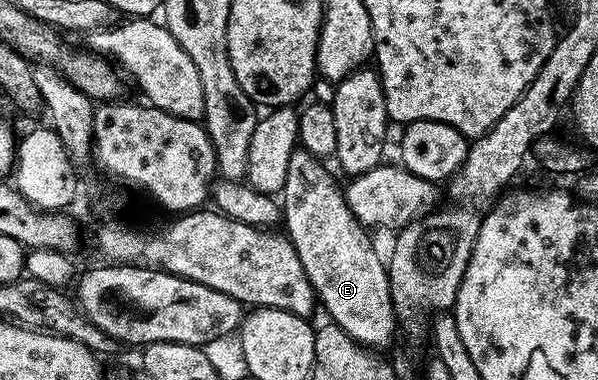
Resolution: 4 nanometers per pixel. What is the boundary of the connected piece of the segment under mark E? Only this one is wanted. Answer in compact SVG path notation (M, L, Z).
M297 147L290 155L290 167L286 167L286 183L282 190L282 226L288 242L294 247L298 259L302 263L302 271L306 271L306 279L316 292L316 300L329 313L331 324L336 325L350 339L359 345L371 347L373 350L383 350L393 344L392 336L396 333L398 318L396 308L392 306L390 283L385 262L380 261L380 253L372 246L368 238L369 230L361 226L359 219L347 205L345 190L332 178L321 158L307 153L302 147Z

